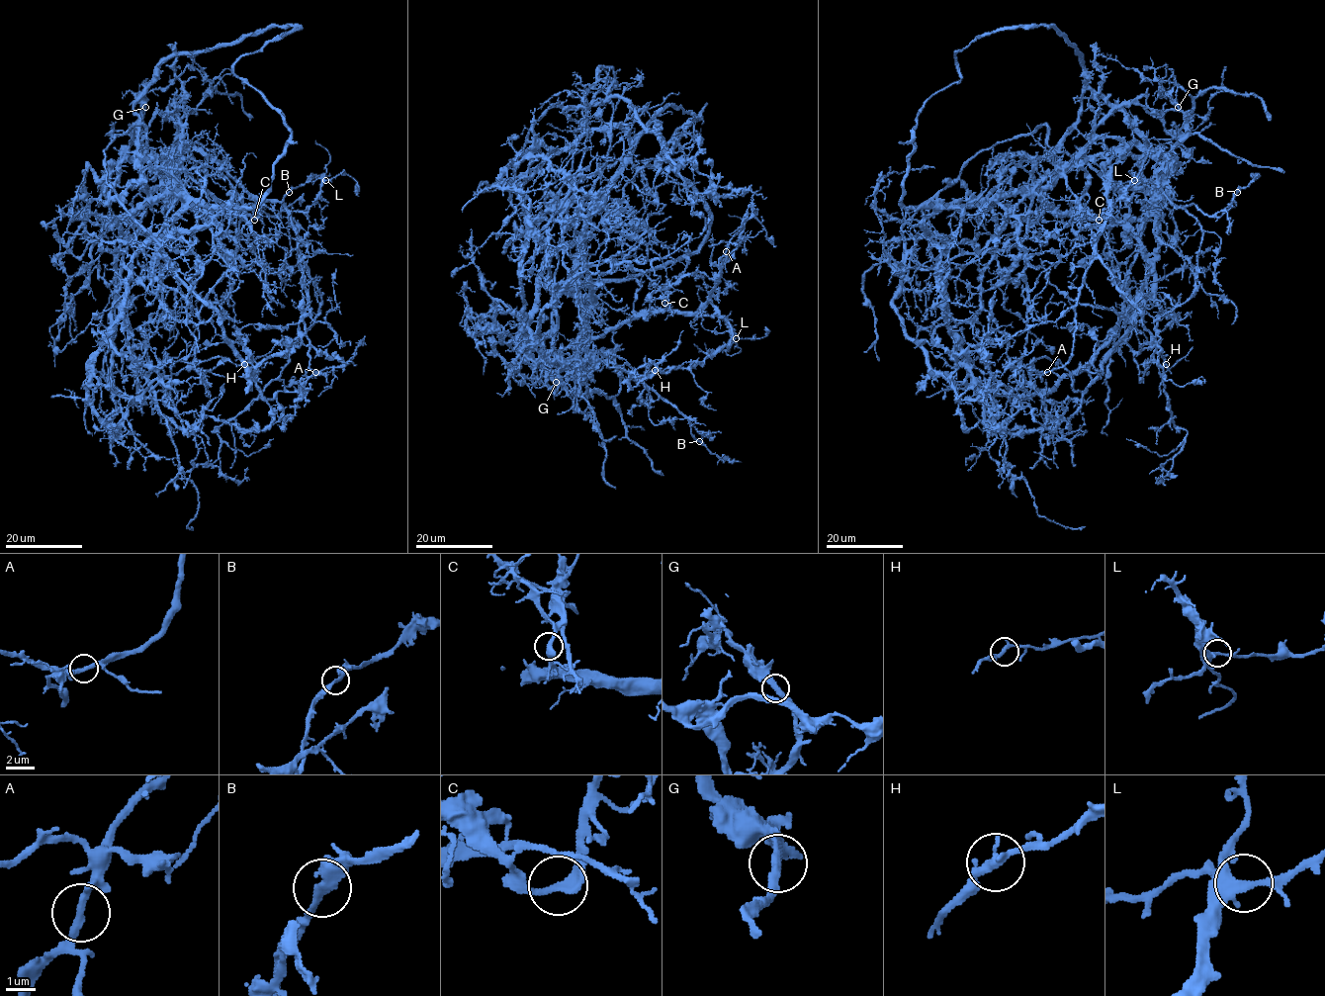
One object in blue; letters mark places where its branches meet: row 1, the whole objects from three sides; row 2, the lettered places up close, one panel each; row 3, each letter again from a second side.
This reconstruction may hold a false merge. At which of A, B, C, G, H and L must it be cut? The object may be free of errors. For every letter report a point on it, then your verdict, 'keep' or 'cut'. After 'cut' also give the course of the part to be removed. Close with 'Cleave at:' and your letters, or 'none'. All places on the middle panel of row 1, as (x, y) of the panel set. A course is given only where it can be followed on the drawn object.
A: place (726, 251); keep
B: place (699, 441); keep
C: place (664, 303); cut; course (664, 303), (590, 335), (575, 223), (606, 162), (613, 105), (586, 106), (623, 99), (667, 160), (766, 197)
G: place (556, 382); keep
H: place (655, 370); keep
L: place (736, 338); keep
Cleave at: C

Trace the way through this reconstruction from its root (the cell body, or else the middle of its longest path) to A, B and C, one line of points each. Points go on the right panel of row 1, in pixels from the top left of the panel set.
A: (1058, 168), (1081, 215), (1093, 215), (1100, 220), (1106, 202), (1108, 212), (1076, 305), (1073, 356), (1047, 371)
B: (1058, 168), (1098, 139), (1115, 137), (1159, 162), (1156, 181), (1177, 207), (1193, 204), (1221, 216), (1237, 191)
C: (1058, 168), (1063, 171), (1065, 183), (1075, 195), (1077, 210), (1081, 215), (1093, 215), (1096, 220), (1099, 219)

